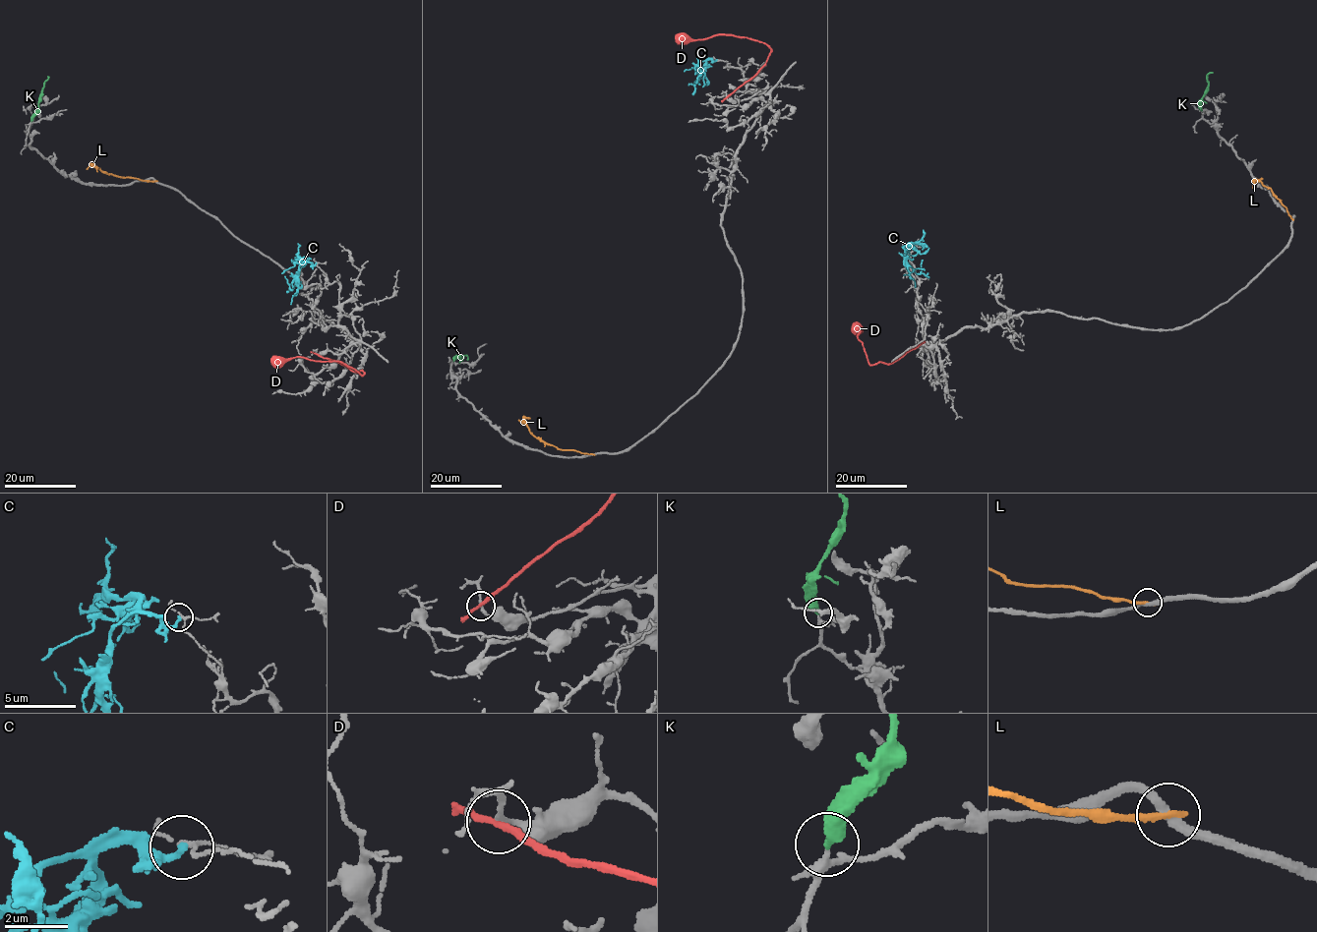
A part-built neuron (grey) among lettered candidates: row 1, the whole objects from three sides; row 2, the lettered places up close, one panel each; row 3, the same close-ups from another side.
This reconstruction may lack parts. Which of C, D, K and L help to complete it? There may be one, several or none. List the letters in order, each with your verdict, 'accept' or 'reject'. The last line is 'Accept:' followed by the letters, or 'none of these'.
C: reject
D: reject
K: accept
L: reject
Accept: K

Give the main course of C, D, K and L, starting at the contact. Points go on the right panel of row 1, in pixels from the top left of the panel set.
C: (905, 250), (907, 263), (918, 274), (923, 260)
D: (921, 344), (892, 362), (872, 364), (868, 363), (857, 336), (861, 328), (853, 327)
K: (1201, 110), (1207, 75), (1213, 72)
L: (1292, 219), (1270, 188), (1255, 181), (1253, 188)

